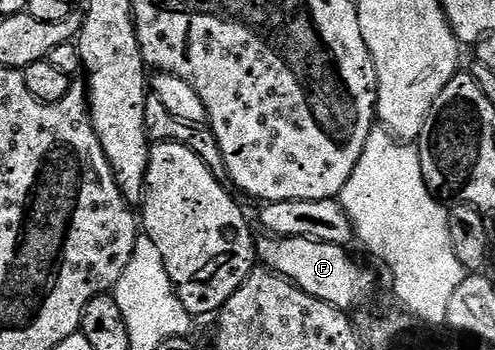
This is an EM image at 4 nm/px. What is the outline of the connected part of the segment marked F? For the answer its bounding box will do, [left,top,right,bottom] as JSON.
[256,237,375,312]

